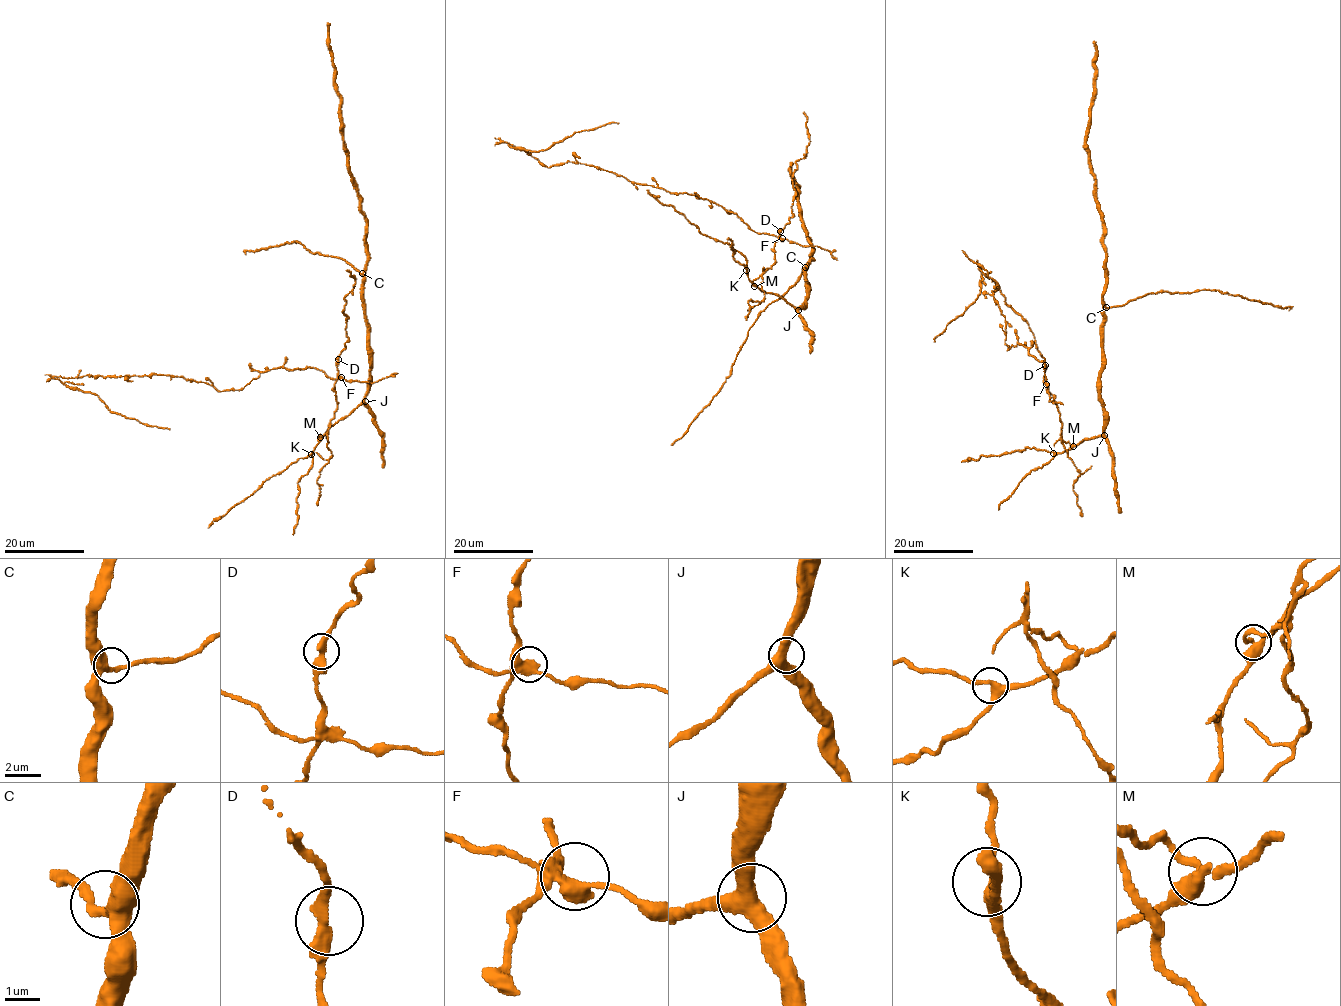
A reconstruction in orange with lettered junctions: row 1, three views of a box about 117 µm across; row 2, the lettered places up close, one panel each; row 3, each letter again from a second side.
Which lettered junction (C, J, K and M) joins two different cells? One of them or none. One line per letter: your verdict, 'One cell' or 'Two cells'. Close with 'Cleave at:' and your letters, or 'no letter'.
C: One cell
J: One cell
K: One cell
M: Two cells
Cleave at: M

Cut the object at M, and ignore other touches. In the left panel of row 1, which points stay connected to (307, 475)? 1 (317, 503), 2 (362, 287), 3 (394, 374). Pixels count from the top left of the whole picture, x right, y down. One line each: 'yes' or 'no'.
1: no
2: yes
3: no

